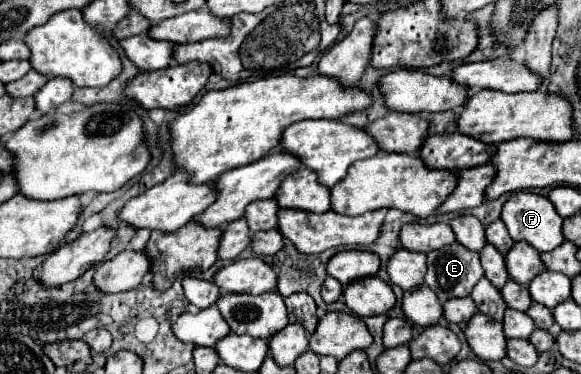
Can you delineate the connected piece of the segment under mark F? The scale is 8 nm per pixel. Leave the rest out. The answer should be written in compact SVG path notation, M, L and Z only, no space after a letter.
M527 191L513 193L507 199L507 203L503 205L501 219L513 241L527 241L537 251L553 251L555 247L559 247L565 241L565 235L561 231L563 219L555 211L553 203L543 195L535 195L535 193L527 193Z

